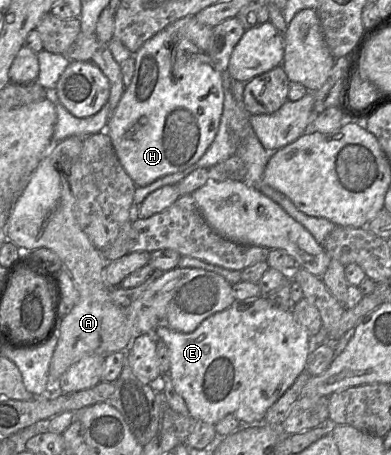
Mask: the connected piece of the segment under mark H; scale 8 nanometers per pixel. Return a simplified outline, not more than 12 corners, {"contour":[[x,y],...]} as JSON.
{"contour":[[181,34],[133,55],[104,131],[136,187],[194,165],[223,76]]}

